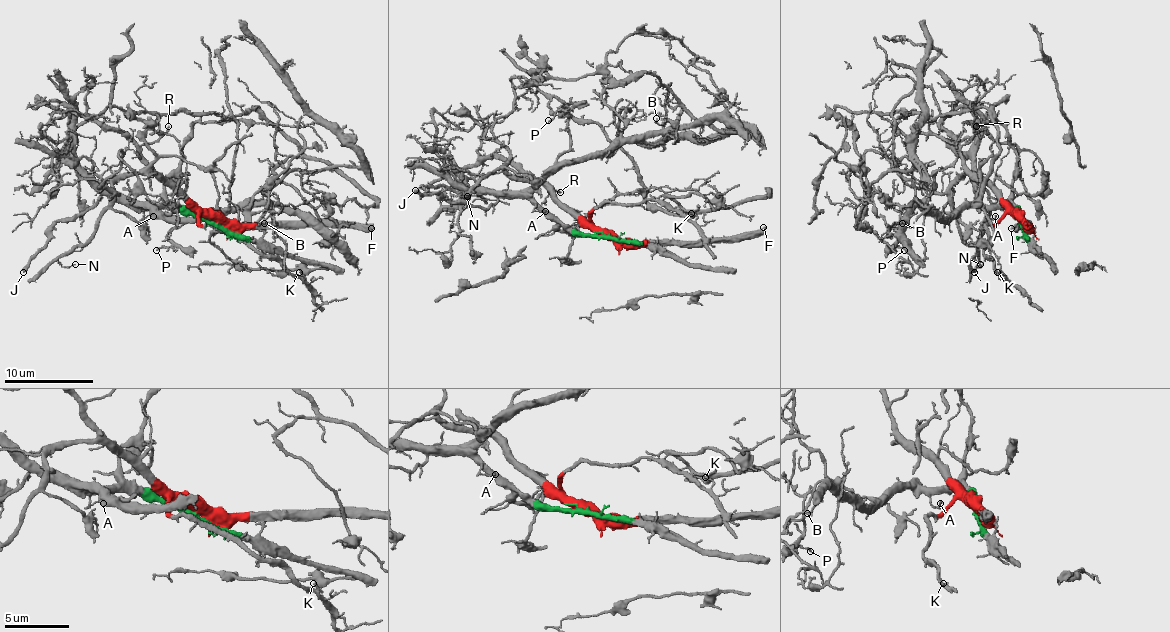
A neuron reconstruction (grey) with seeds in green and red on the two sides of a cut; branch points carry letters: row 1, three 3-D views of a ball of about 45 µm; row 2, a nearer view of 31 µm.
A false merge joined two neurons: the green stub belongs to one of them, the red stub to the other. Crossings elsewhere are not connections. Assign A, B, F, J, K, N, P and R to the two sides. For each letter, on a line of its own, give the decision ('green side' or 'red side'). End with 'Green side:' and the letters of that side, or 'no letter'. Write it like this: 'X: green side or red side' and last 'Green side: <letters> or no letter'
A: green side
B: green side
F: red side
J: green side
K: red side
N: red side
P: green side
R: red side
Green side: A, B, J, P

